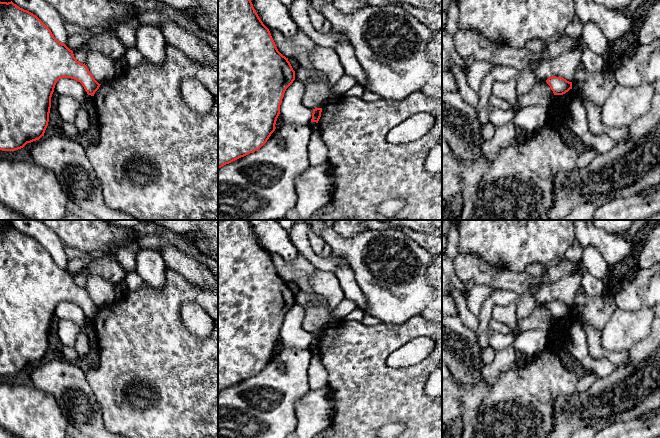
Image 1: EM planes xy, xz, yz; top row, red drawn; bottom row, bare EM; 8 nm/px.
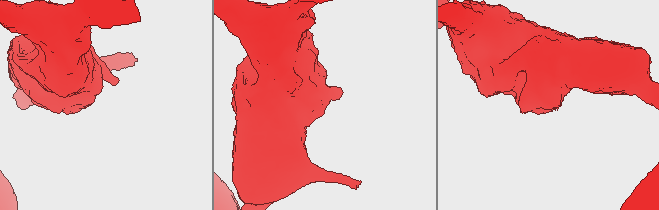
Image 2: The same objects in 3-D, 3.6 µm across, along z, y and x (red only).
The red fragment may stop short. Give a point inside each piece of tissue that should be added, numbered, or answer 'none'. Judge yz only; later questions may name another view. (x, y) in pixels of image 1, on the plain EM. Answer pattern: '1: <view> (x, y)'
none

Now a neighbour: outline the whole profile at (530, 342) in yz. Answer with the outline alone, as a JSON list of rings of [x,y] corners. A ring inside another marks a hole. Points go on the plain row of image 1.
[[[528,330],[520,332],[518,335],[494,333],[489,337],[489,346],[495,351],[512,345],[516,351],[531,358],[536,353],[544,351],[550,345],[551,331]]]

